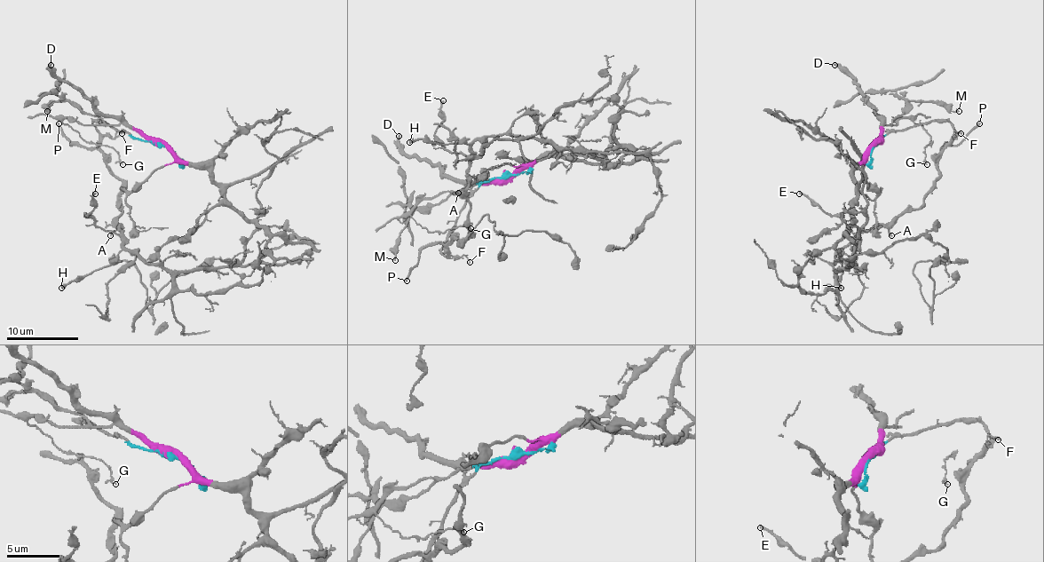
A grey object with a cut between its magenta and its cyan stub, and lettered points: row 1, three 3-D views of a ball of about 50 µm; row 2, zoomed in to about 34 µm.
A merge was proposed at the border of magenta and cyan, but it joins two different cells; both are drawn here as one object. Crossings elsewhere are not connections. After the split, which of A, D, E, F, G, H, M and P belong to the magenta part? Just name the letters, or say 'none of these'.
D, G, M

